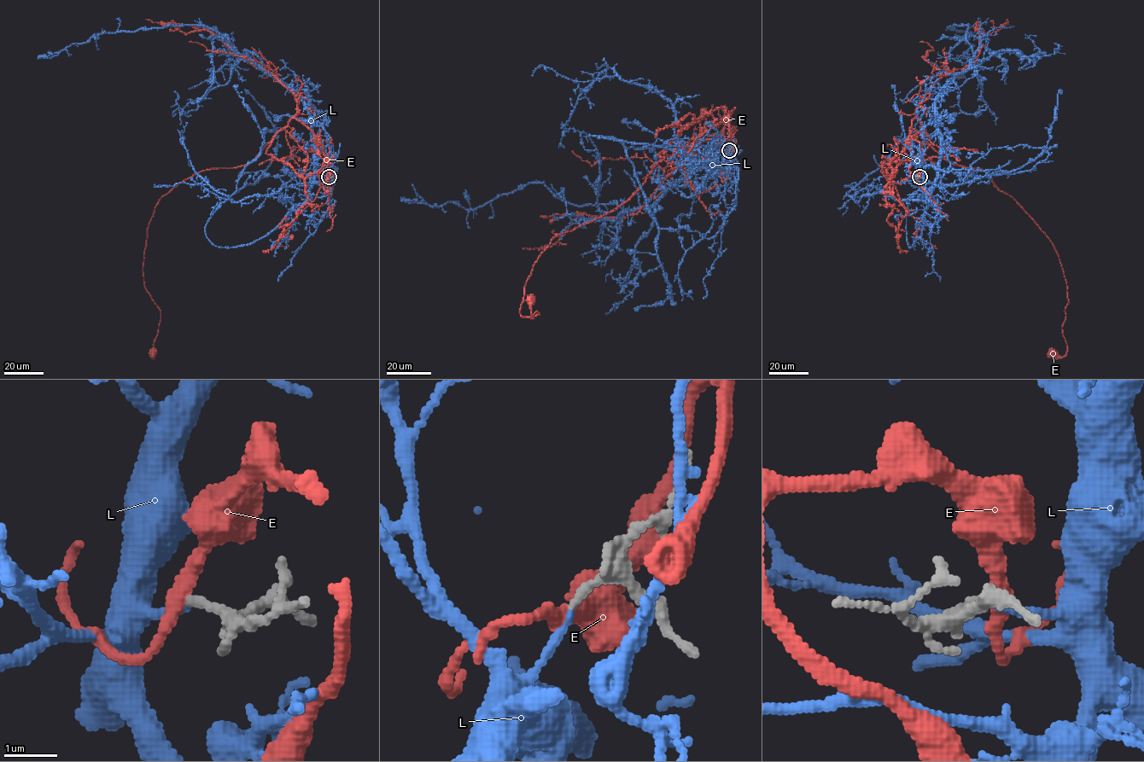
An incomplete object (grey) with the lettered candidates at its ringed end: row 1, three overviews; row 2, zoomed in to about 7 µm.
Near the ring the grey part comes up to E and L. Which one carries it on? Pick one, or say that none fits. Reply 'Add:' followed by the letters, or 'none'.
Add: L

